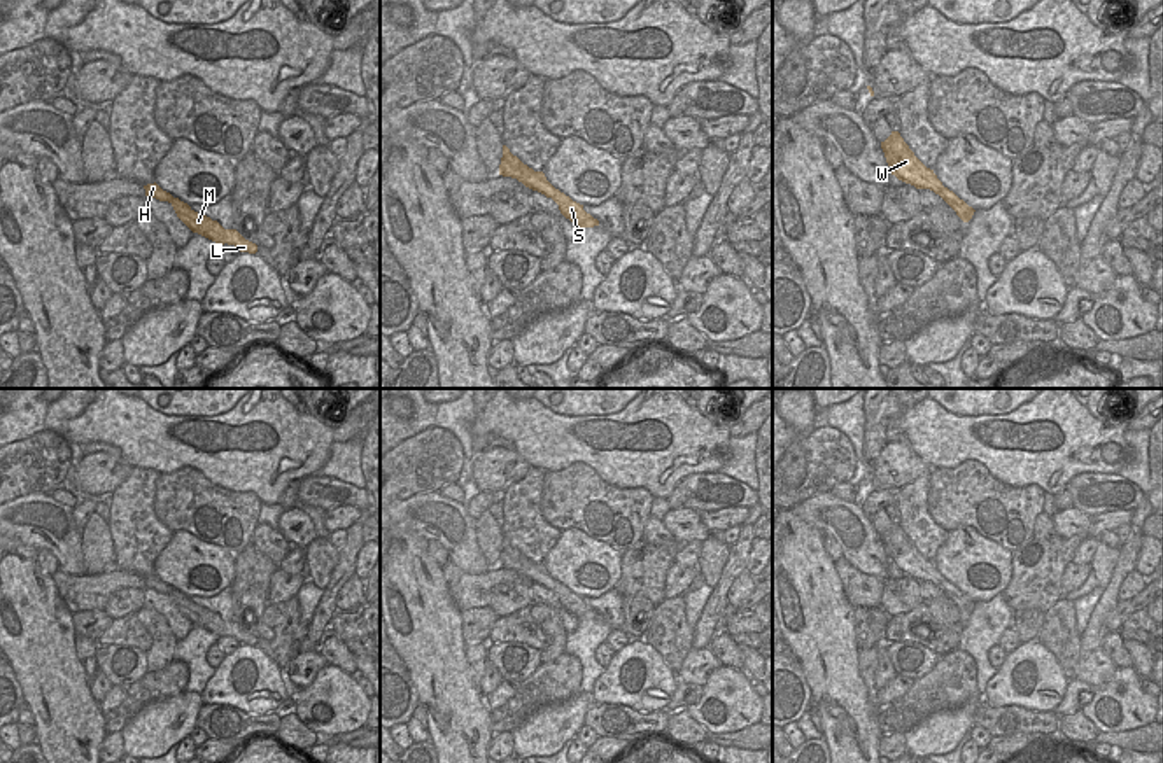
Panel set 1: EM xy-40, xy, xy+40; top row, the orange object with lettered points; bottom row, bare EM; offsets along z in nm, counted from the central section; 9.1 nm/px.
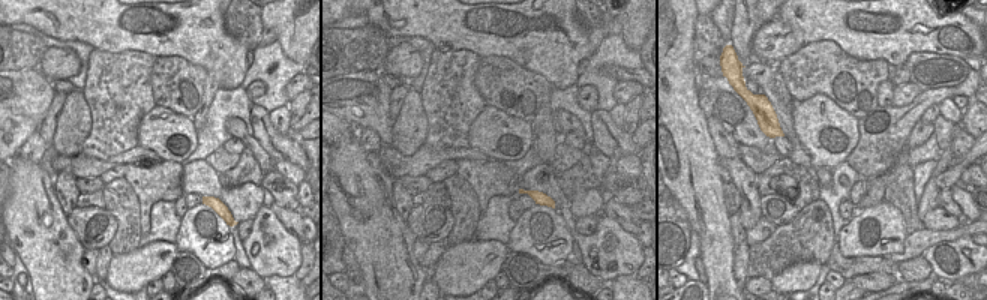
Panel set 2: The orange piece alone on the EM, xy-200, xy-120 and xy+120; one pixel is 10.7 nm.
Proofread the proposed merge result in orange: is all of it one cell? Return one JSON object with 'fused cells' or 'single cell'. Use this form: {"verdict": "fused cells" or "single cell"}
{"verdict": "single cell"}

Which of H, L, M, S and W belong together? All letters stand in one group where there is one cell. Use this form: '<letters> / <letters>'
H L M S W

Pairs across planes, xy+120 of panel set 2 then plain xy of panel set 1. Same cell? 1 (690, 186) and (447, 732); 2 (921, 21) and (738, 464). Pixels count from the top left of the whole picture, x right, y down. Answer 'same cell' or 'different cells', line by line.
1: same cell
2: different cells

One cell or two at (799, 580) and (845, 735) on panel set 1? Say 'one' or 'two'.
one

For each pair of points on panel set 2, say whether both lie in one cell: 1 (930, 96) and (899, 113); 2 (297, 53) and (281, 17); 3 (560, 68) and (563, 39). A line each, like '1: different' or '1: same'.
1: same
2: same
3: same

